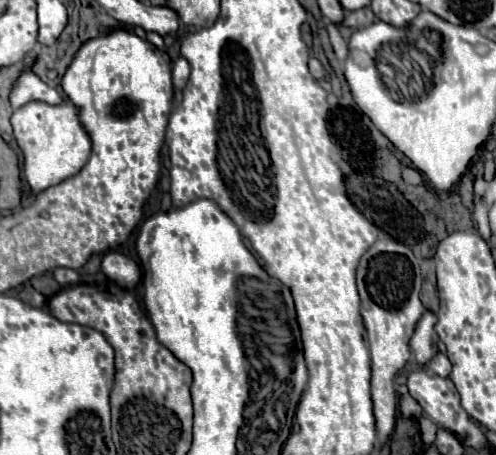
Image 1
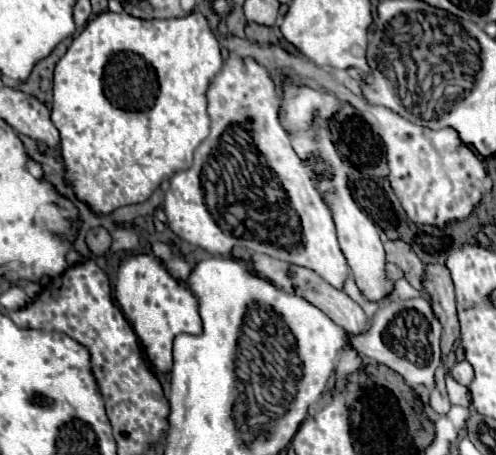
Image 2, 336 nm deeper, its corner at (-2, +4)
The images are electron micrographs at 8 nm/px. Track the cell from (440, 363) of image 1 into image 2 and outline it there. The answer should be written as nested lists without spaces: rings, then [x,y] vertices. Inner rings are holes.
[[[463,360],[463,362],[459,362],[459,364],[455,364],[455,366],[451,368],[451,374],[453,374],[453,378],[455,378],[459,384],[469,386],[471,380],[473,380],[473,366],[471,366],[467,360]]]

